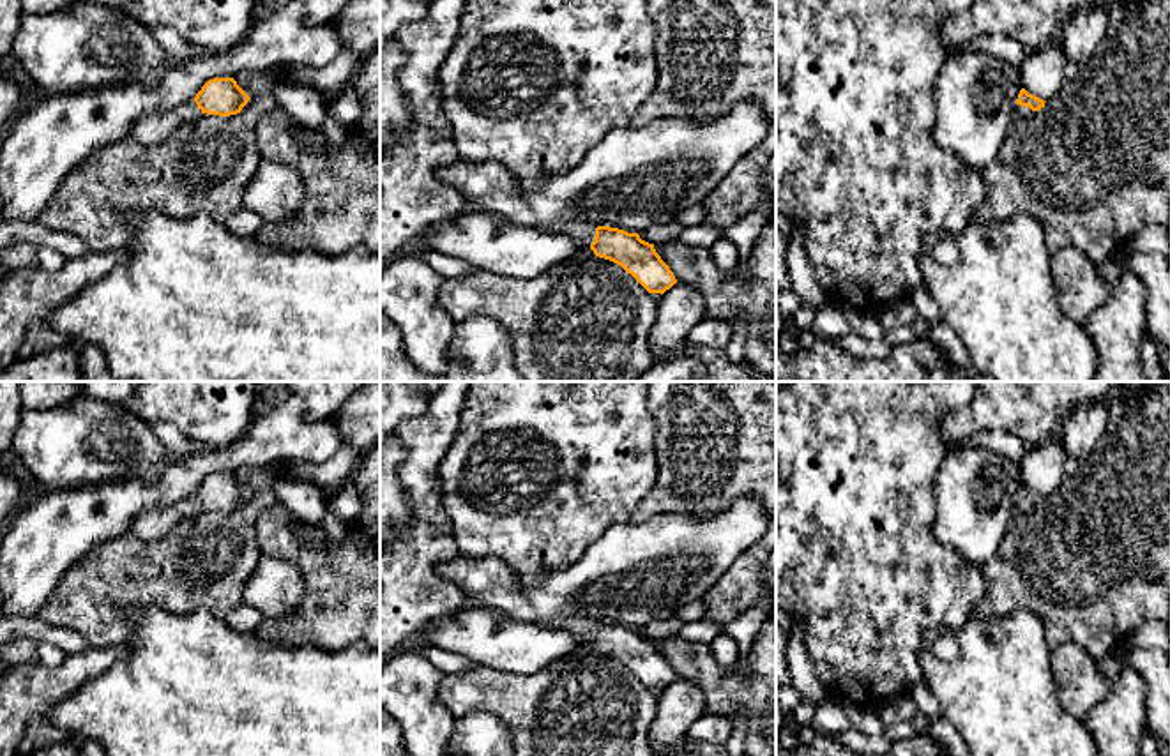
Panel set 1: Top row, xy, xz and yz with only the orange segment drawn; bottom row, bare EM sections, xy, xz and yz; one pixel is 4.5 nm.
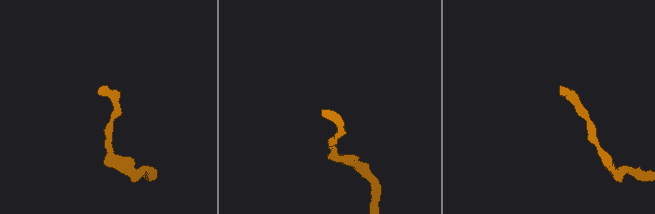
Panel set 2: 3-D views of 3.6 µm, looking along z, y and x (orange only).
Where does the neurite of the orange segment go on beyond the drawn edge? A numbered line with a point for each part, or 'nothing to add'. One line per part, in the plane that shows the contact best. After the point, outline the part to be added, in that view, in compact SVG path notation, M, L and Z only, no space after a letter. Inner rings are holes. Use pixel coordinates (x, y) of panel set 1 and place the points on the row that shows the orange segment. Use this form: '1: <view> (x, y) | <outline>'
1: xz (584, 232) | M583 221L553 224L546 231L550 231L553 235L574 237L576 240L583 242L585 246L590 246L596 237L596 226L583 223Z

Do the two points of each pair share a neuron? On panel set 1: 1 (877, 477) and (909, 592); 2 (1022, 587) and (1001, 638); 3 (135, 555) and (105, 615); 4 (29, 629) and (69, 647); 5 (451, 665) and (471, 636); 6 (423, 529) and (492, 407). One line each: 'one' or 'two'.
1: one
2: two
3: one
4: one
5: two
6: two

